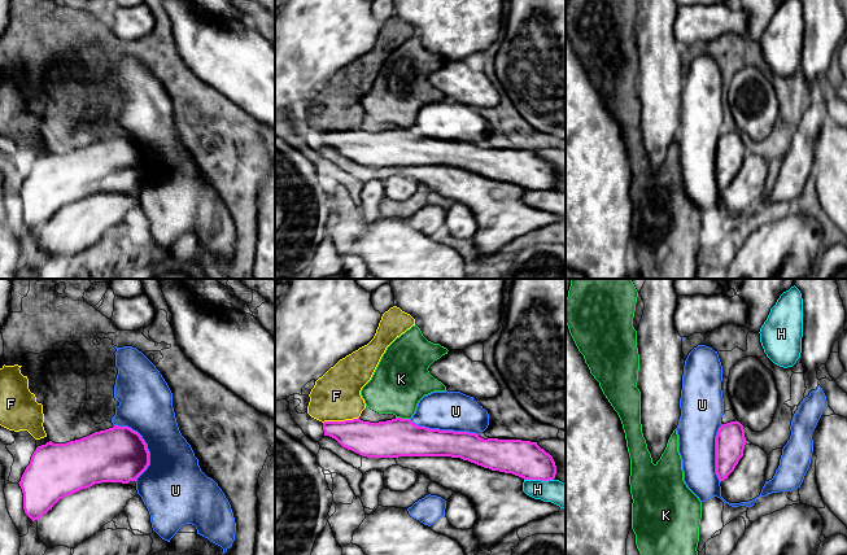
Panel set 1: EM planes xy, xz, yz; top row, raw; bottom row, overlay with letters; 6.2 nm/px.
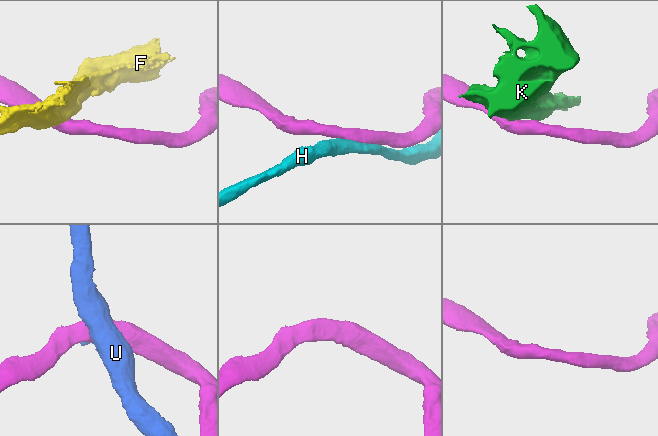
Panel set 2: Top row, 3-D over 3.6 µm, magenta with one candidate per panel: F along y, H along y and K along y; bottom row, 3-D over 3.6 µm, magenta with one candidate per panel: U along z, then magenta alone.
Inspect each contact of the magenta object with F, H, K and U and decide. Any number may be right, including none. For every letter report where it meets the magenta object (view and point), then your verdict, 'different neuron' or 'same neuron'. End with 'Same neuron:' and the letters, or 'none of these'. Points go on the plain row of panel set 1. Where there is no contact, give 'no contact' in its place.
F: xz (340, 131) | different neuron
H: xz (538, 188) | different neuron
K: xz (402, 129) | different neuron
U: xy (145, 156) | different neuron
Same neuron: none of these

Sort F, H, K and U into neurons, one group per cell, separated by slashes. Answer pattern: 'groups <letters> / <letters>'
groups F / H / K / U

